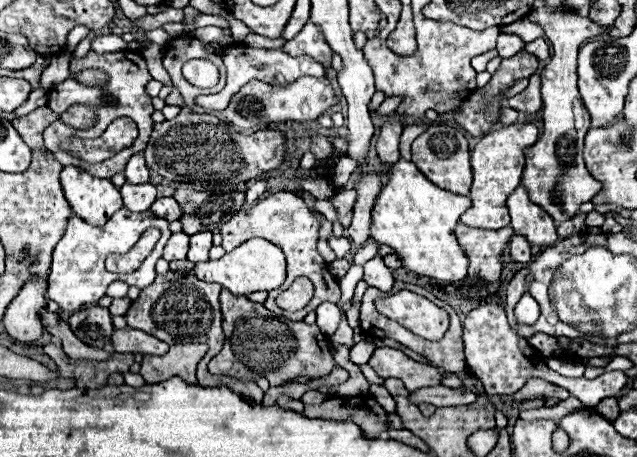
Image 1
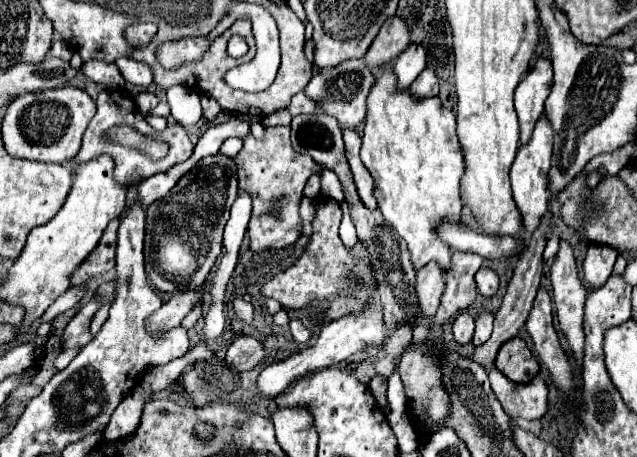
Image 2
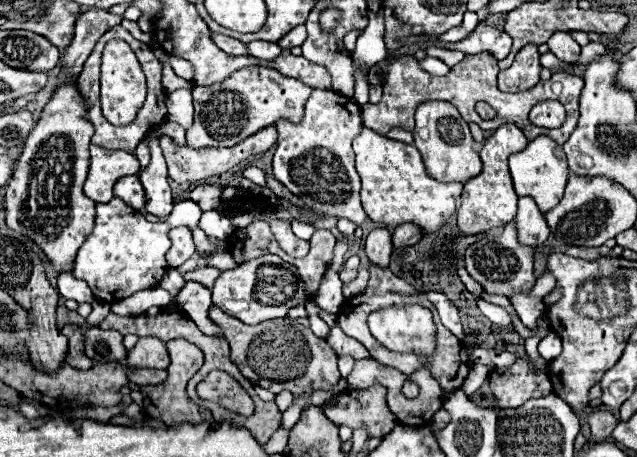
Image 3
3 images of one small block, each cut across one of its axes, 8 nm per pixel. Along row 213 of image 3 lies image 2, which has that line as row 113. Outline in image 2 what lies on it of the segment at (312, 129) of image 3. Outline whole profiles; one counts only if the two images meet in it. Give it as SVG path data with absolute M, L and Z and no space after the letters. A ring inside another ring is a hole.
M344 60L344 64L338 64L336 68L320 70L312 76L308 82L308 88L304 88L304 94L314 100L320 108L320 114L336 116L340 128L356 128L364 116L366 116L366 96L370 92L370 86L374 84L374 76L366 62L360 60Z

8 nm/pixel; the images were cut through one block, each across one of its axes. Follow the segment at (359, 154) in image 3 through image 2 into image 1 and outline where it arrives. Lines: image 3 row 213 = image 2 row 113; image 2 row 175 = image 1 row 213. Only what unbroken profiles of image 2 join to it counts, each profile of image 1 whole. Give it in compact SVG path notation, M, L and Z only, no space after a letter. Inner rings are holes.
M400 158L392 166L388 182L374 202L370 238L394 248L408 270L446 282L458 282L466 278L468 258L454 236L454 226L470 206L472 202L468 196L438 188L428 182L412 162Z

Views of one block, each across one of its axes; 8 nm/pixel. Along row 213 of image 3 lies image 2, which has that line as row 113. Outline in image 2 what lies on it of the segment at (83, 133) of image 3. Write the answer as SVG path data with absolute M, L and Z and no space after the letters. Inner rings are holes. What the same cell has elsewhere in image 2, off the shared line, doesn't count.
M64 86L20 96L6 108L2 122L2 138L10 156L32 162L70 162L80 150L80 140L92 116L96 114L94 100L80 88Z

